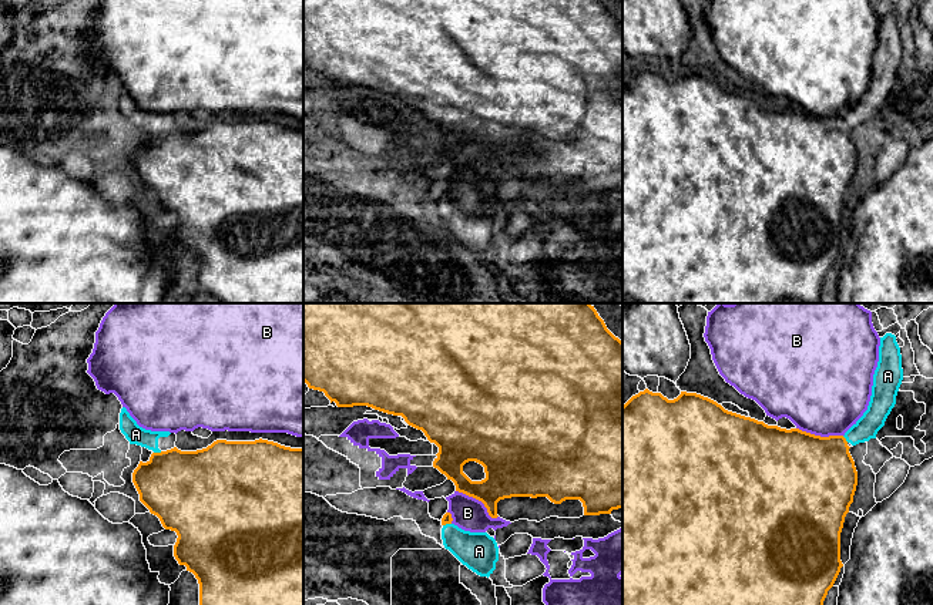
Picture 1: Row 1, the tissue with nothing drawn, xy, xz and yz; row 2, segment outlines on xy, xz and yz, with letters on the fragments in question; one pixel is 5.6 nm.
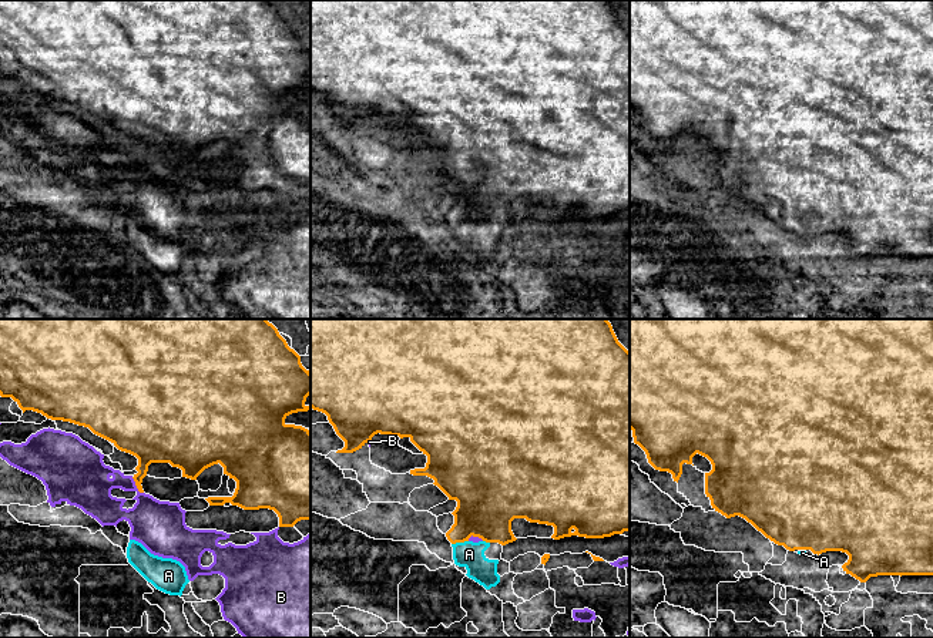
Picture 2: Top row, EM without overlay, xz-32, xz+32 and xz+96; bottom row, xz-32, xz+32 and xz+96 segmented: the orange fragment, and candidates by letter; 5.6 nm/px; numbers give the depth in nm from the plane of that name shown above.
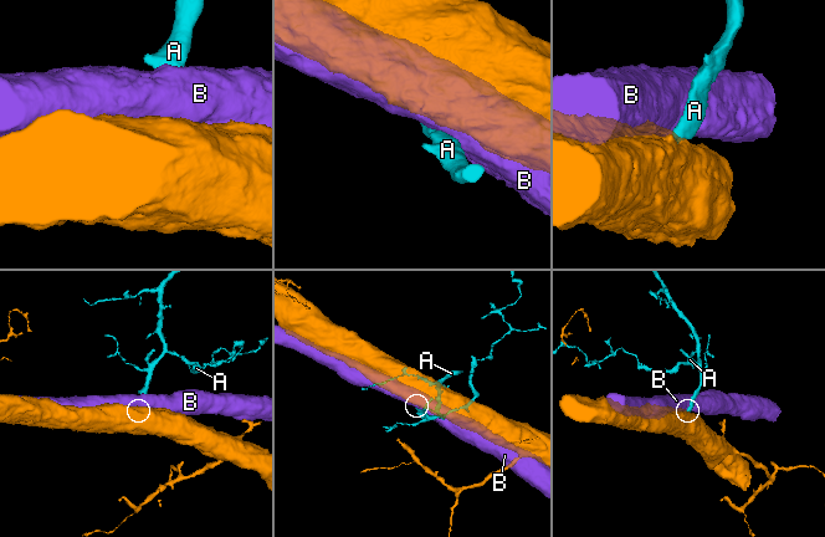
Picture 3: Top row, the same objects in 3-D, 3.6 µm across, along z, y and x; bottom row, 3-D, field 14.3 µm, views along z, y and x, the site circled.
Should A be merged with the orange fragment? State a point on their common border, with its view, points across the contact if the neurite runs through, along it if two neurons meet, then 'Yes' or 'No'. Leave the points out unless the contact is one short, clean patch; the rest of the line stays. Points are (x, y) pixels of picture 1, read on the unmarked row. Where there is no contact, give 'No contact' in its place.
Touches orange at xy (157, 134). Path across: xy (183, 170), (167, 154), (157, 134), (143, 118), (136, 116). Yes

